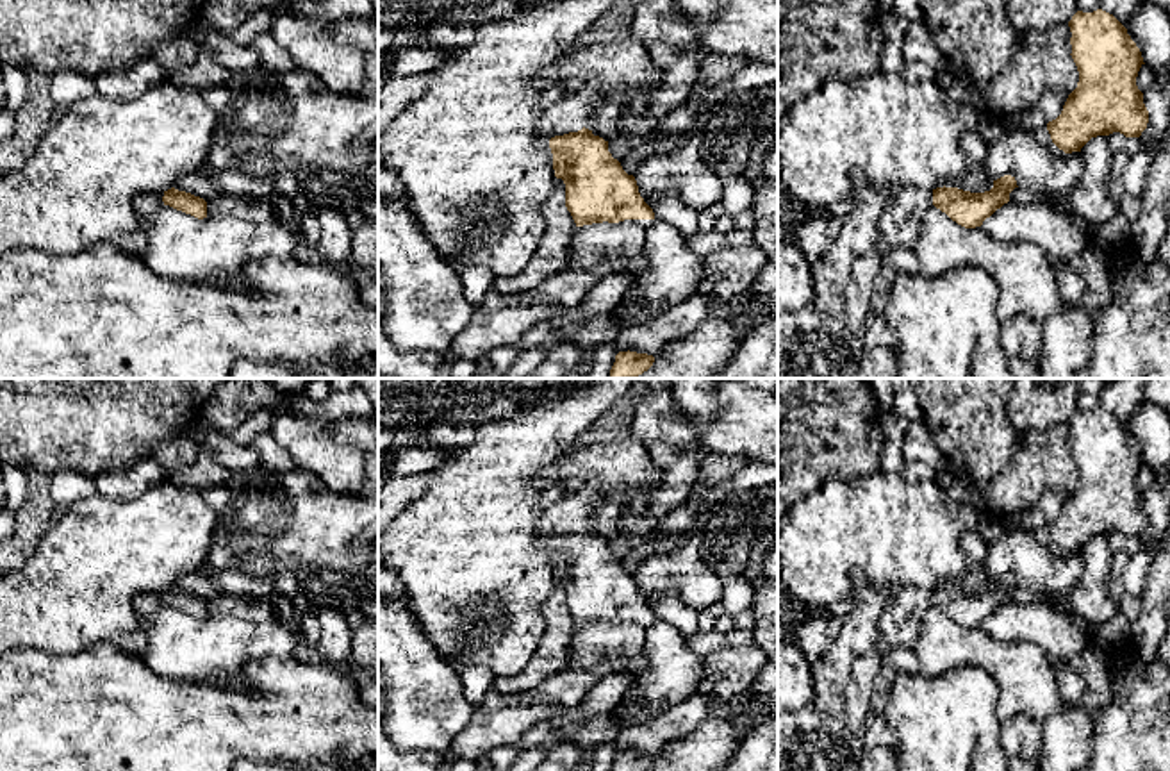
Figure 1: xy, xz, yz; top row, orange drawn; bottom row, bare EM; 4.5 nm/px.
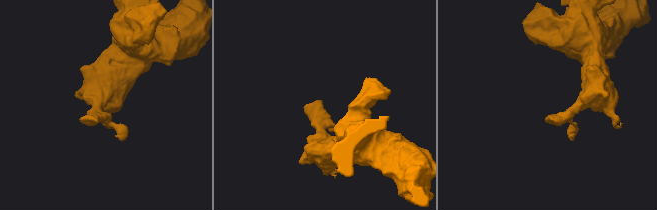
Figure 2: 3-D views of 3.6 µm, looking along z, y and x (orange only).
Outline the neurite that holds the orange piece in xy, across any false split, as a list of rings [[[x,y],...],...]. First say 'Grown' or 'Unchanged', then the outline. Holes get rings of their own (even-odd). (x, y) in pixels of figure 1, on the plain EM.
Grown. [[[175,587],[162,593],[144,593],[136,598],[136,612],[139,618],[152,618],[162,607],[173,607],[198,619],[207,618],[207,601]]]

